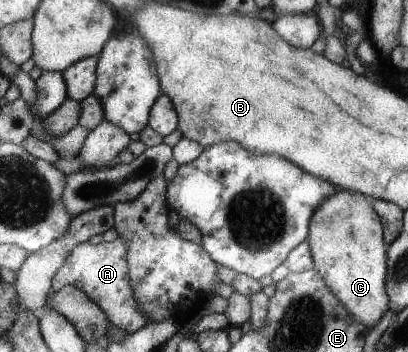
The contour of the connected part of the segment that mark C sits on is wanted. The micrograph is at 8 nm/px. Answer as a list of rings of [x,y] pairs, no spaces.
[[[340,189],[330,195],[317,208],[310,219],[309,234],[305,240],[309,244],[315,269],[321,273],[325,283],[360,323],[372,328],[388,312],[388,295],[385,289],[387,277],[387,244],[383,237],[383,224],[374,210],[372,199],[362,193]]]

